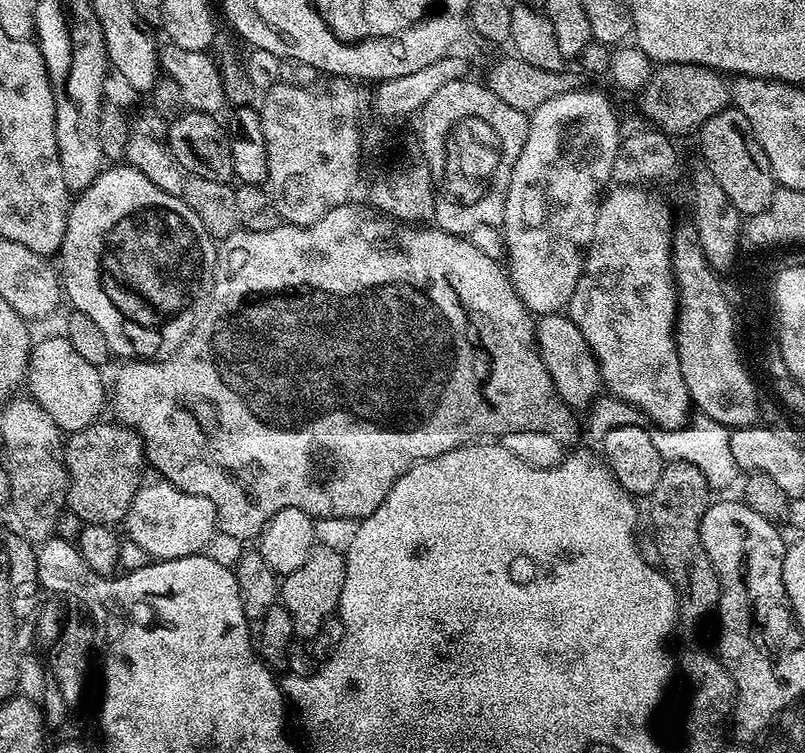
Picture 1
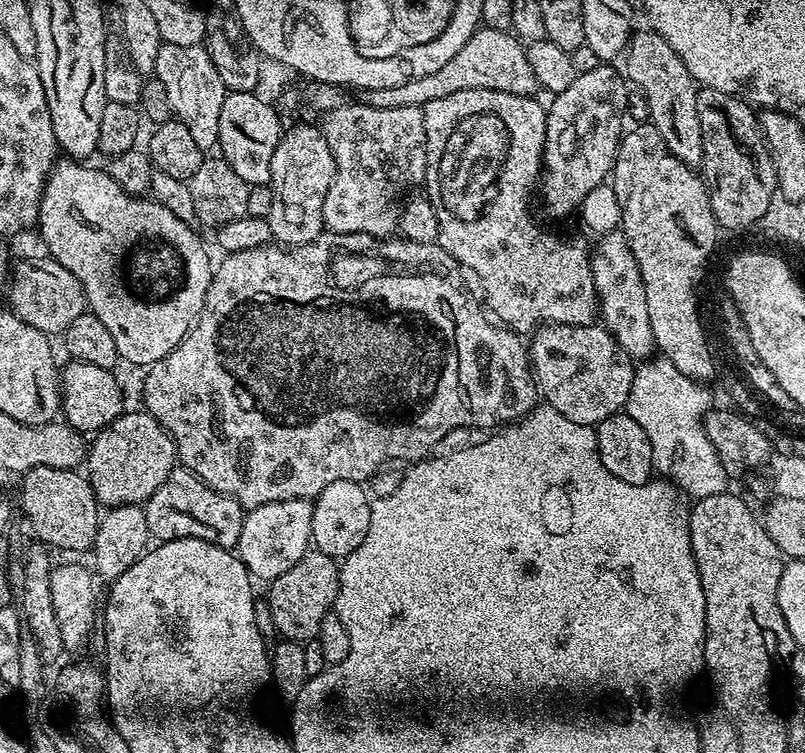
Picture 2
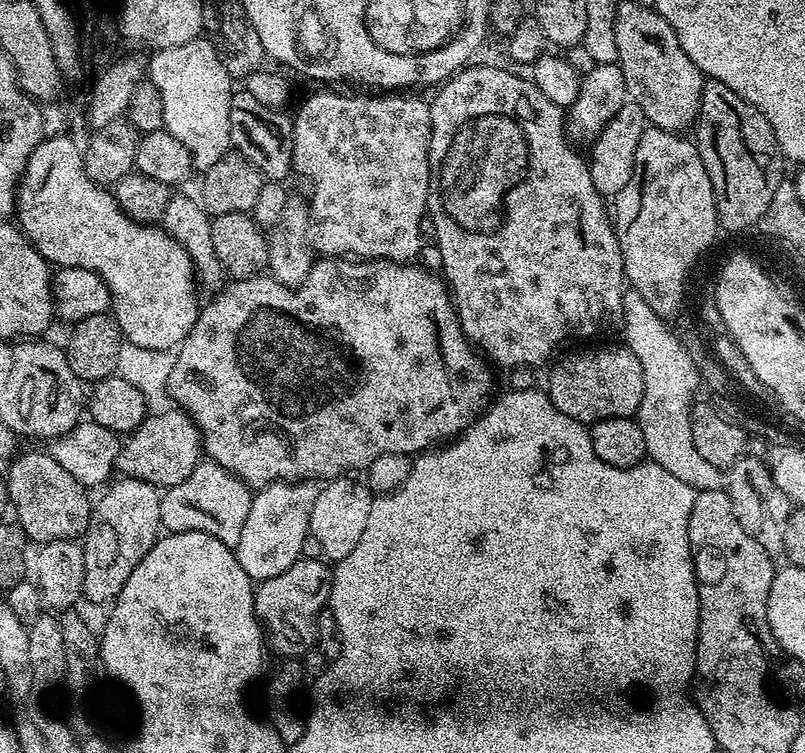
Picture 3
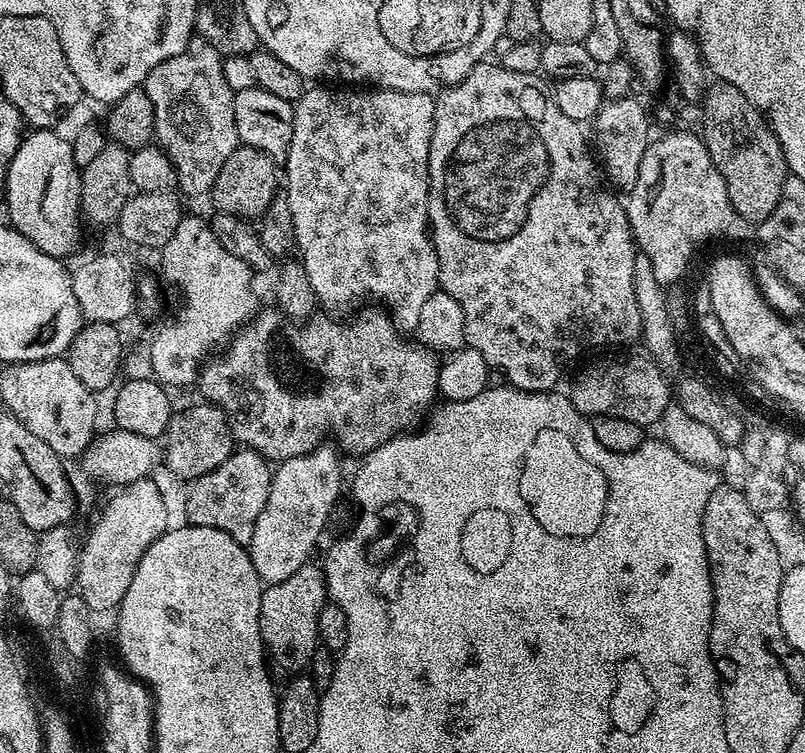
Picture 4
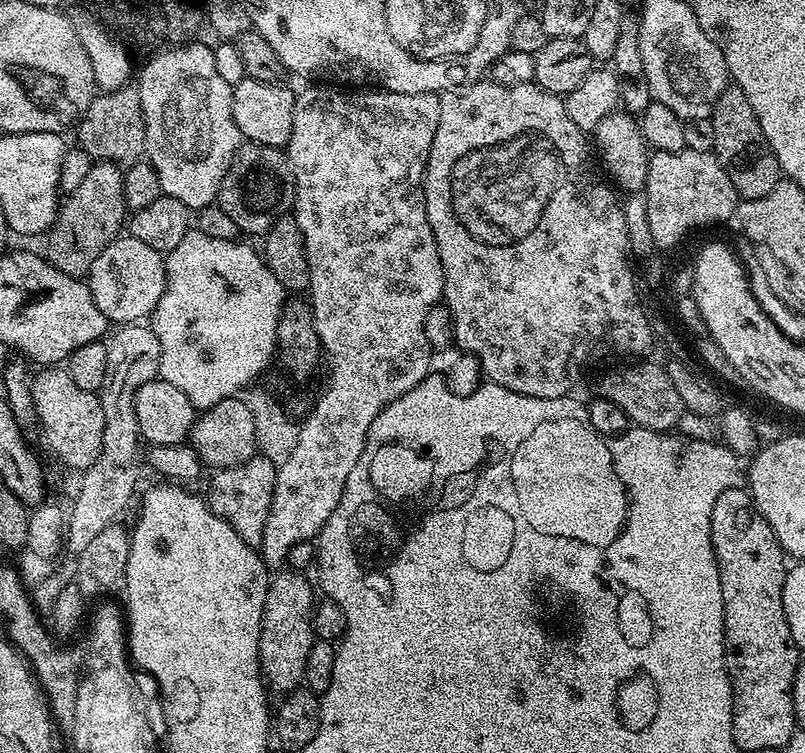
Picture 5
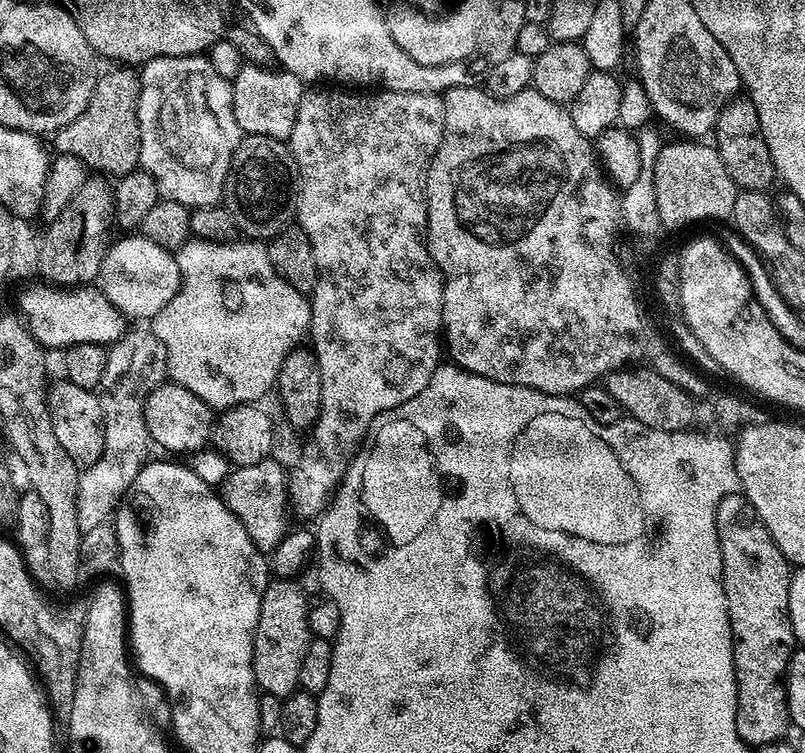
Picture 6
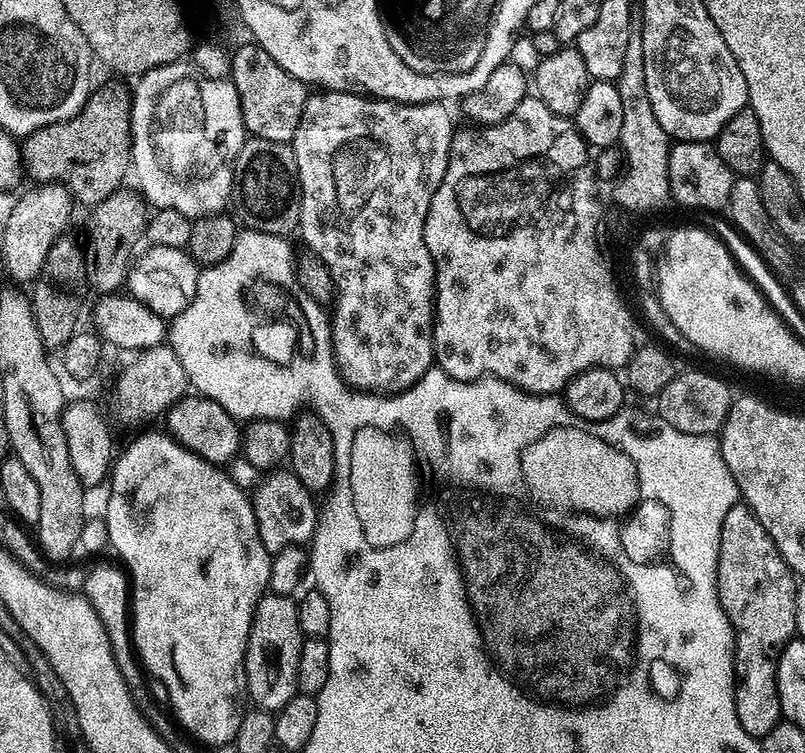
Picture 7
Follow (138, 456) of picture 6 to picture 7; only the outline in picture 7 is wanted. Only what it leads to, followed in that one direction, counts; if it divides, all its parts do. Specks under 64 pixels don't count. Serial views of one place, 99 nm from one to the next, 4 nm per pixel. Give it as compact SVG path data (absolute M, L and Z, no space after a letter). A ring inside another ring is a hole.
M162 343L156 348L137 351L136 356L120 372L116 380L116 389L112 392L112 412L124 424L136 428L139 424L148 424L155 416L163 417L173 404L182 399L189 391L190 385L182 370L182 362Z

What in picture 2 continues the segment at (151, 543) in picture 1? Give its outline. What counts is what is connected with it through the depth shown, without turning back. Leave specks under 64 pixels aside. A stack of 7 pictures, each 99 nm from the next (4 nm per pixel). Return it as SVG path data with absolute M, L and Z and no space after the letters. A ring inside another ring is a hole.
M187 470L177 471L166 482L162 482L143 509L150 533L157 541L198 538L229 550L235 549L246 515L245 509L235 498L202 483Z

